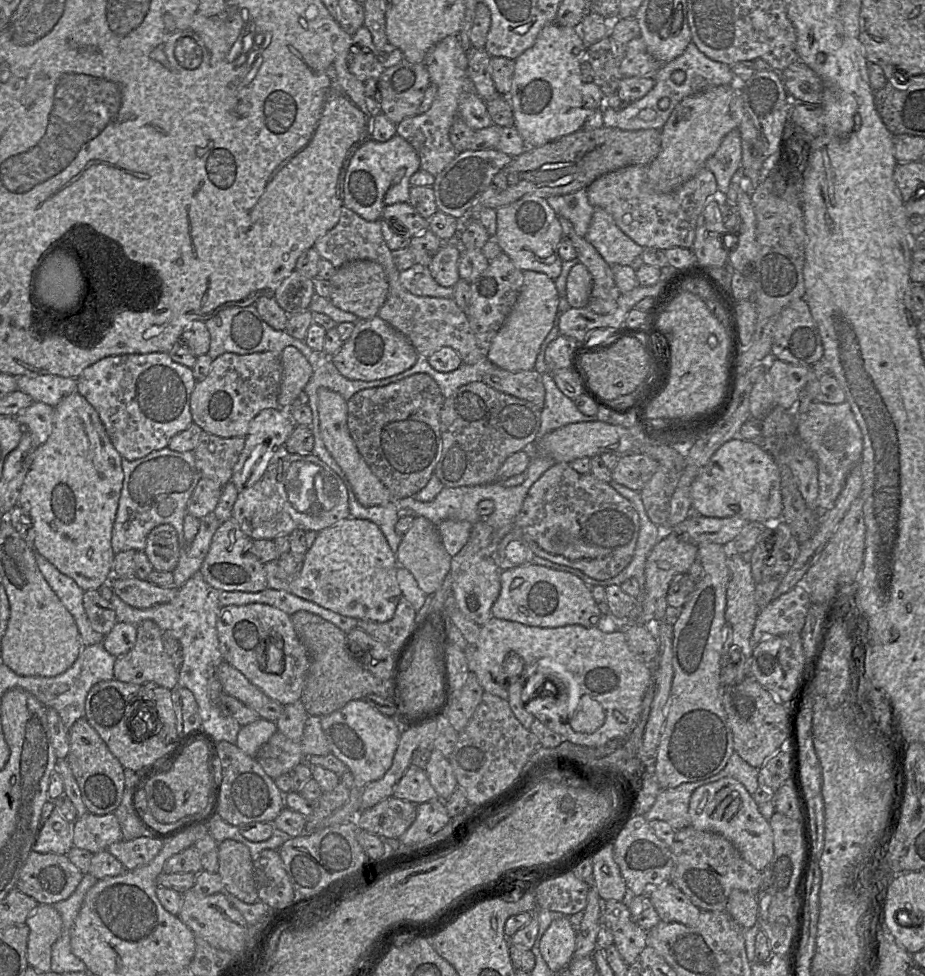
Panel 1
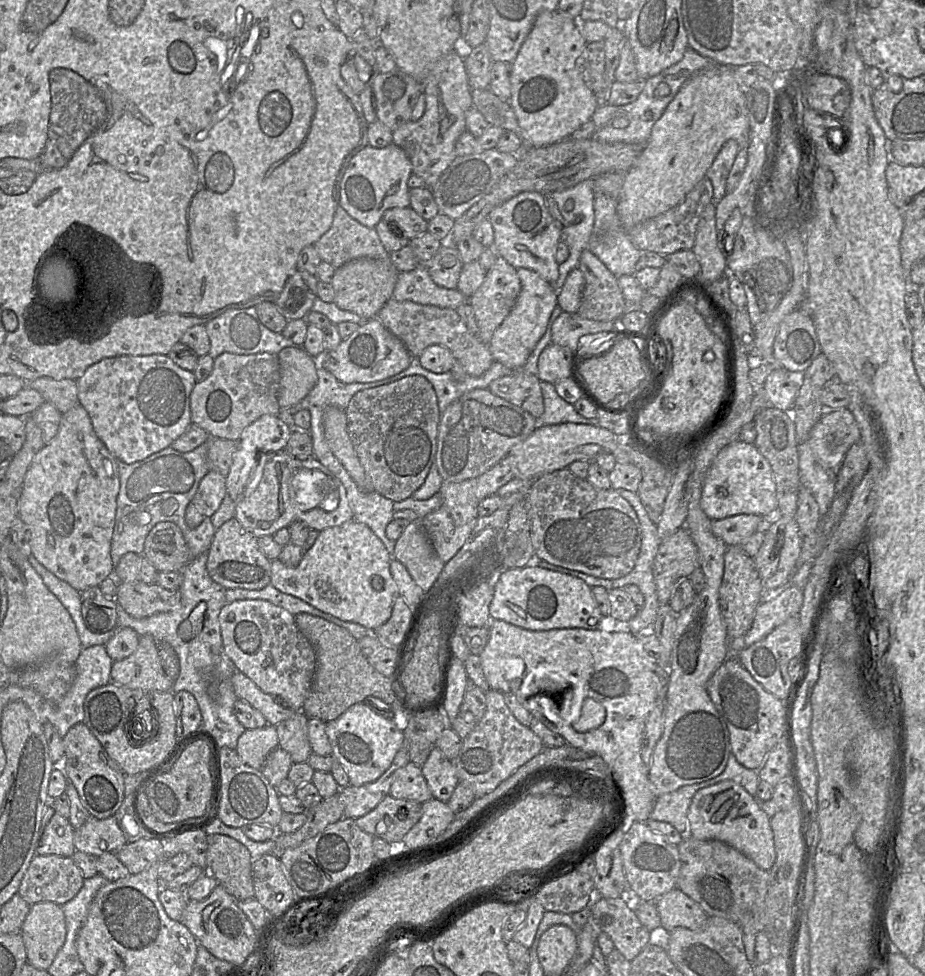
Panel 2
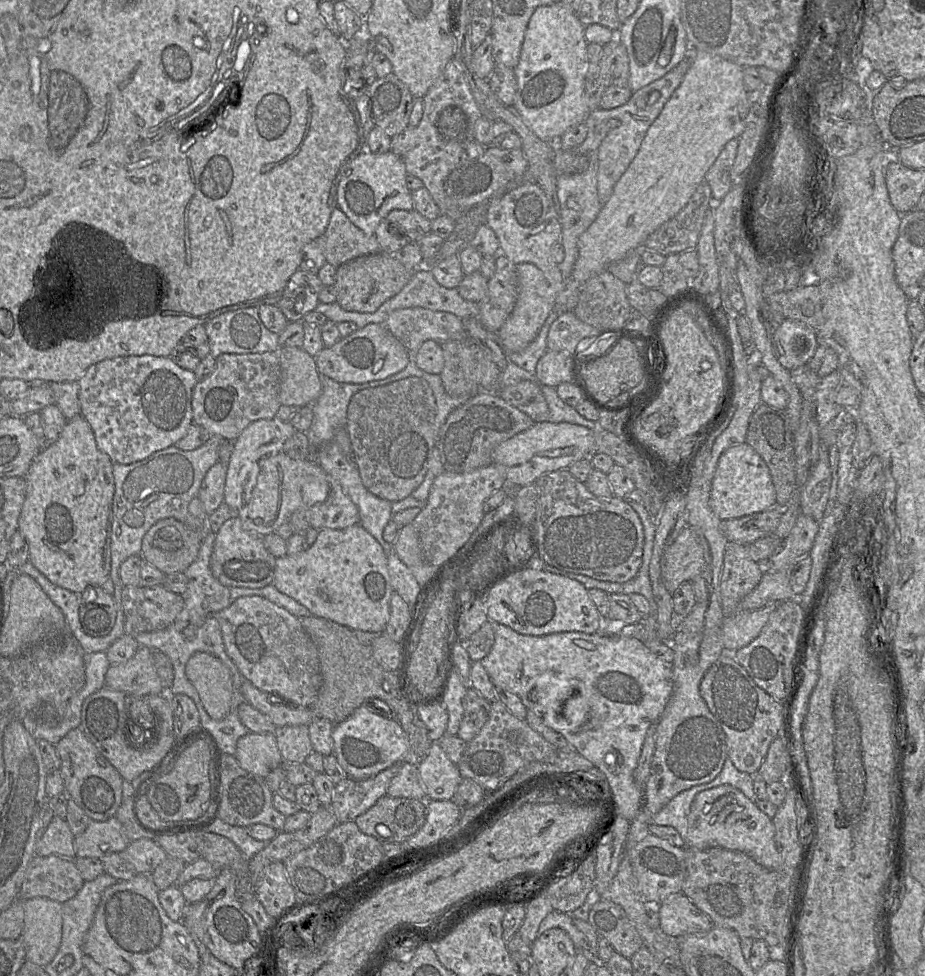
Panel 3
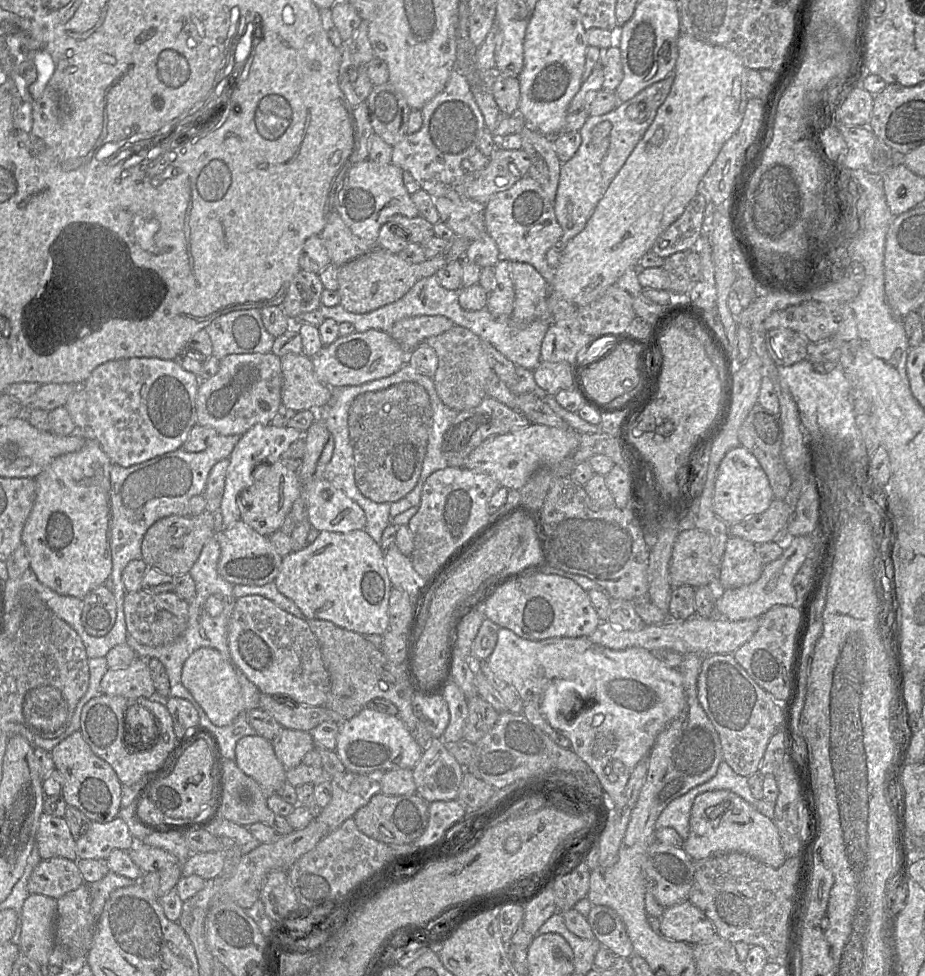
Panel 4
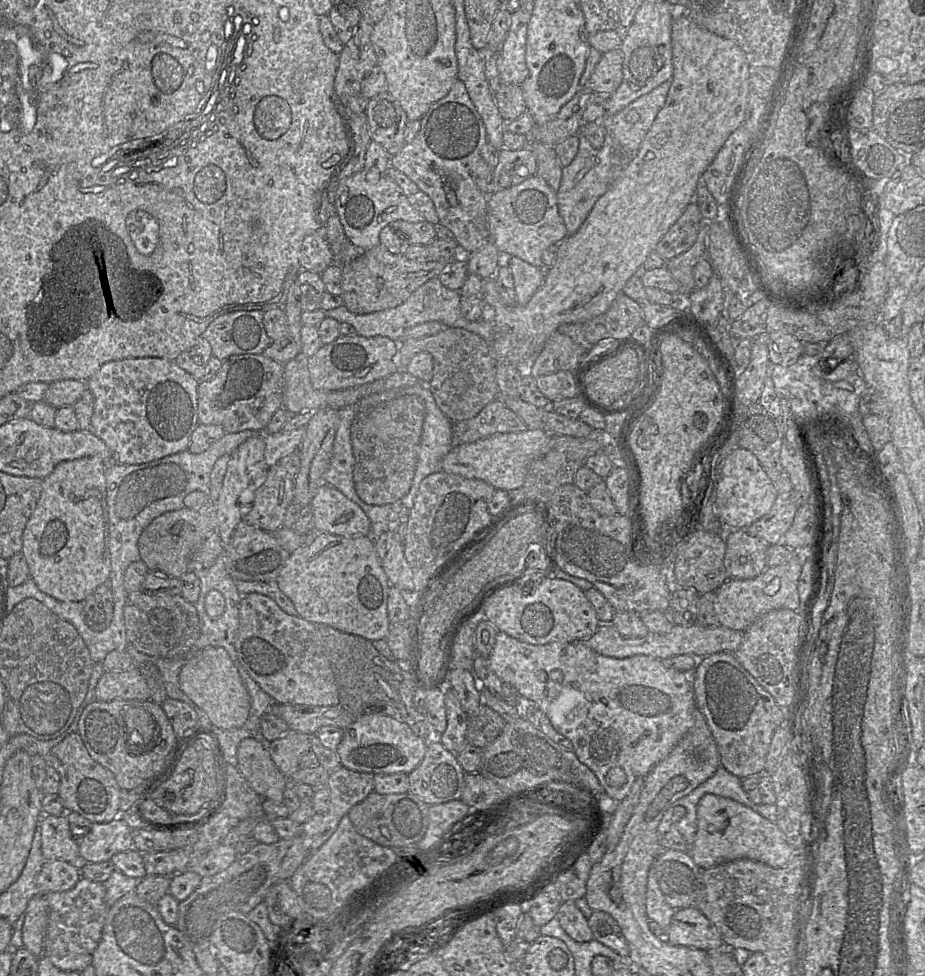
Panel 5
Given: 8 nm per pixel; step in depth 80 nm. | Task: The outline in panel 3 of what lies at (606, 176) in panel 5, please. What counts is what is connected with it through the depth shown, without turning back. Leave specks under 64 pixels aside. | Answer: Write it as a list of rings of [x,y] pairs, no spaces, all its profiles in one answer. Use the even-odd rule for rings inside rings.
[[[606,123],[600,124],[594,132],[590,132],[587,140],[584,140],[577,147],[577,151],[588,158],[588,168],[584,172],[578,174],[561,174],[557,179],[557,197],[560,203],[558,219],[561,224],[559,242],[563,245],[565,253],[563,262],[558,265],[558,268],[565,280],[571,277],[573,266],[577,260],[580,235],[594,222],[602,207],[597,189],[598,148],[609,131]],[[570,197],[574,197],[578,208],[570,209],[567,207],[566,202]]]

